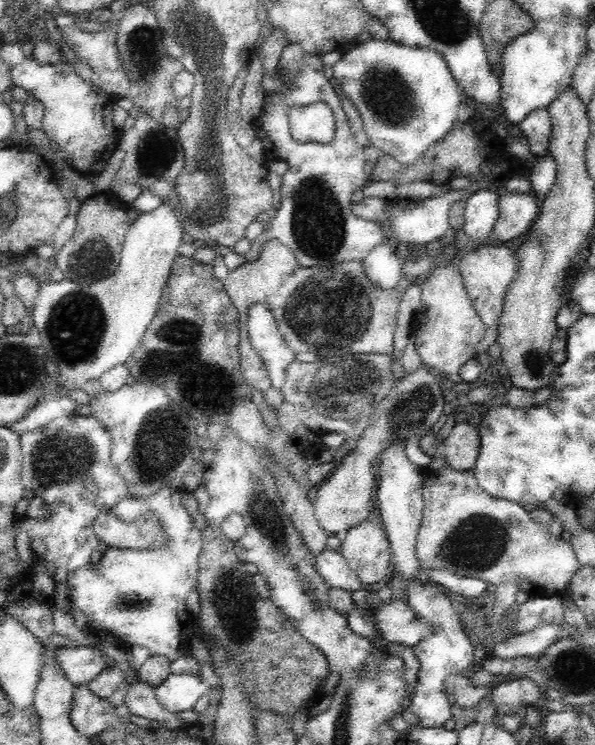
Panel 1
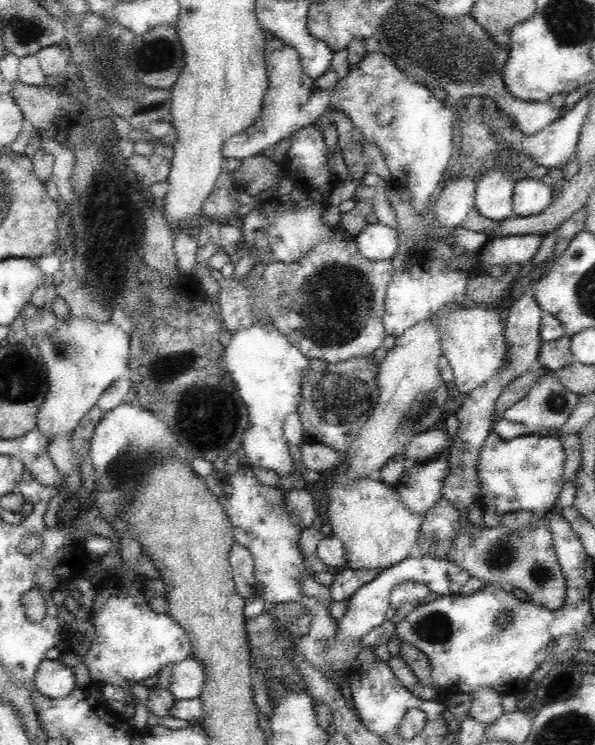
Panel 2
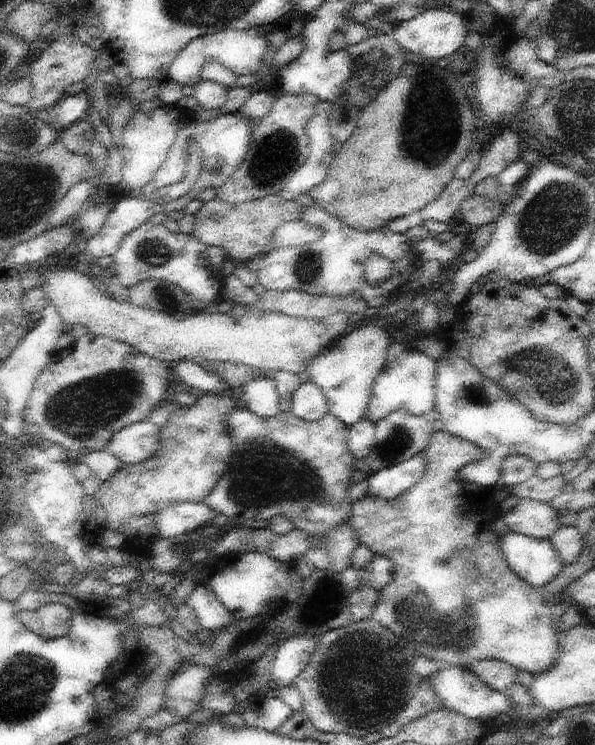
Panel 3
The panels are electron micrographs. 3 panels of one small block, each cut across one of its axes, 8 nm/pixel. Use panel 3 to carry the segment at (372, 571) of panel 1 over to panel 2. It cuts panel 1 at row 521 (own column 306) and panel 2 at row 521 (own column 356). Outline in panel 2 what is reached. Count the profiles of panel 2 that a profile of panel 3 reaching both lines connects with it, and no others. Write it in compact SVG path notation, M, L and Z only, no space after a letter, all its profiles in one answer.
M344 472L326 482L328 520L332 534L344 545L346 568L382 570L409 557L410 550L417 546L424 512L410 510L400 500L397 488L370 477L350 479Z

